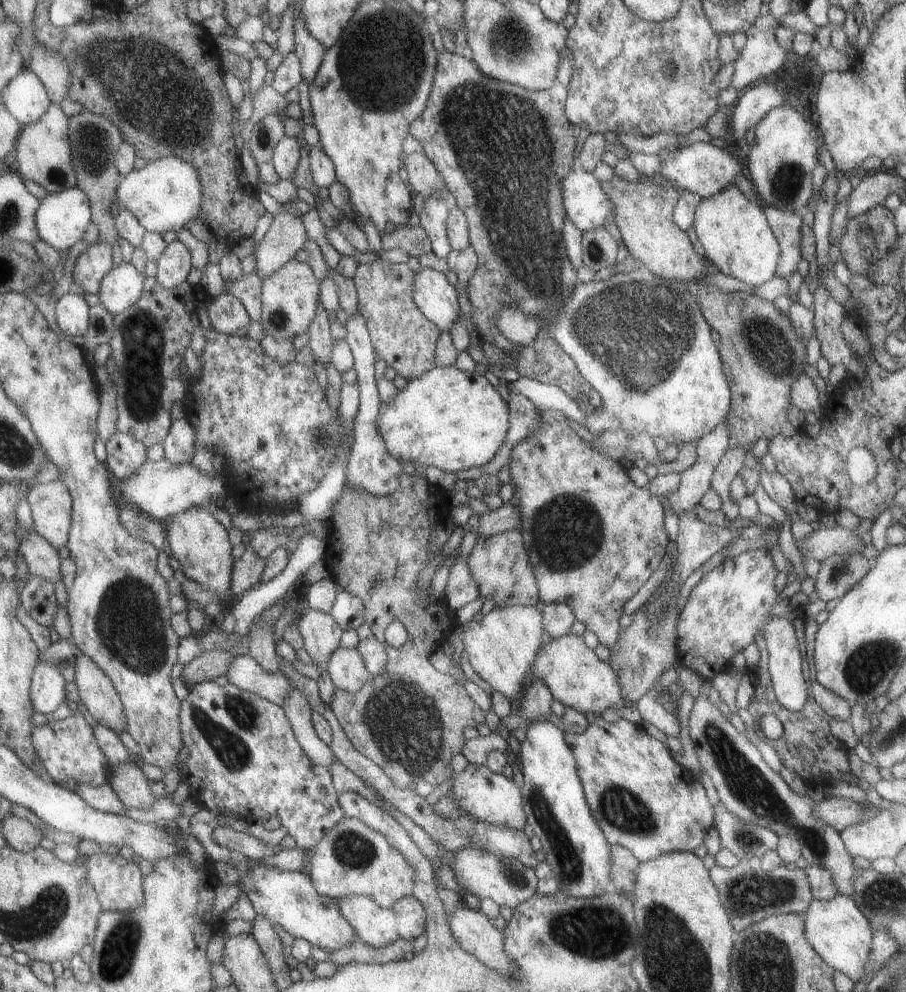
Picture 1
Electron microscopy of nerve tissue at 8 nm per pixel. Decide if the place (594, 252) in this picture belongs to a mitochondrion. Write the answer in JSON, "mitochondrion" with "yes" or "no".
{"mitochondrion":"yes"}

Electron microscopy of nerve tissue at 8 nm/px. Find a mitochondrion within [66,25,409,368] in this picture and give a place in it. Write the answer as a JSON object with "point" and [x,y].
{"point":[138,74]}

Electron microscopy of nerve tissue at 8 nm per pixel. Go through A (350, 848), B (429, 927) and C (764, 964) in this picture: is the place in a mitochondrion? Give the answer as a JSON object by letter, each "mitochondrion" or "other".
{"A":"mitochondrion","B":"other","C":"mitochondrion"}

